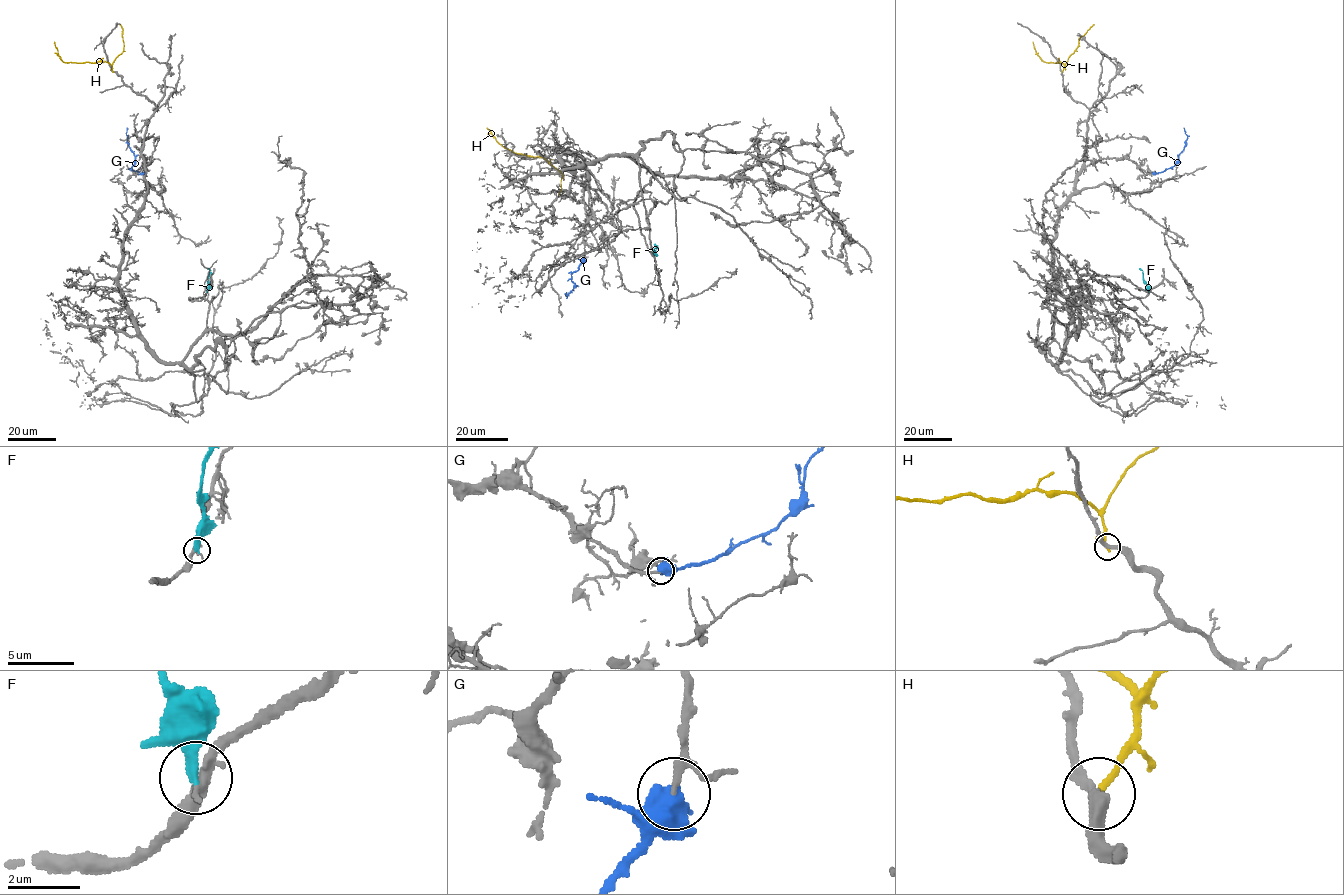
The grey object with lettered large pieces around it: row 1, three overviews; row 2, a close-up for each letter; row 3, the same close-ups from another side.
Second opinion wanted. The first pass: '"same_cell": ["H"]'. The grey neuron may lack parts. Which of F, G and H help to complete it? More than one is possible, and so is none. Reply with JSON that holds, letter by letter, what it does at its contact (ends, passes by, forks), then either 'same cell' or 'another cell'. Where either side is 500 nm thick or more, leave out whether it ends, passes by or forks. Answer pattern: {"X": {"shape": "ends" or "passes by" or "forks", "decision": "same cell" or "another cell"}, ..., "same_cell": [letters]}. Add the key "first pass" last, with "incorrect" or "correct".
{"F": {"shape": "ends", "decision": "another cell"}, "G": {"decision": "same cell"}, "H": {"shape": "ends", "decision": "another cell"}, "same_cell": ["G"], "first pass": "incorrect"}

